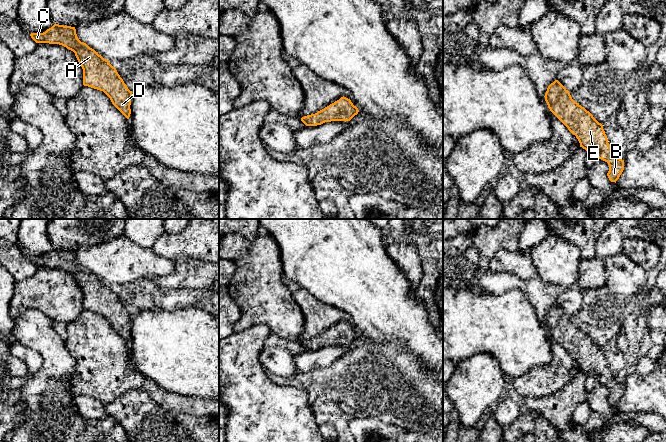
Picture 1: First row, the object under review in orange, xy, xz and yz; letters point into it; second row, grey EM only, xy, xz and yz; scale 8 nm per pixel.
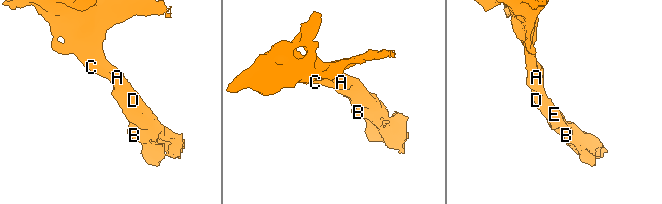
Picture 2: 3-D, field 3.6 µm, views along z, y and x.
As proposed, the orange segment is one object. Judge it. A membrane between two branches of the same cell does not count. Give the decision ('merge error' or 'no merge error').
no merge error

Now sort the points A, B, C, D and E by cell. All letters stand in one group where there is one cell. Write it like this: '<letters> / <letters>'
A B C D E

